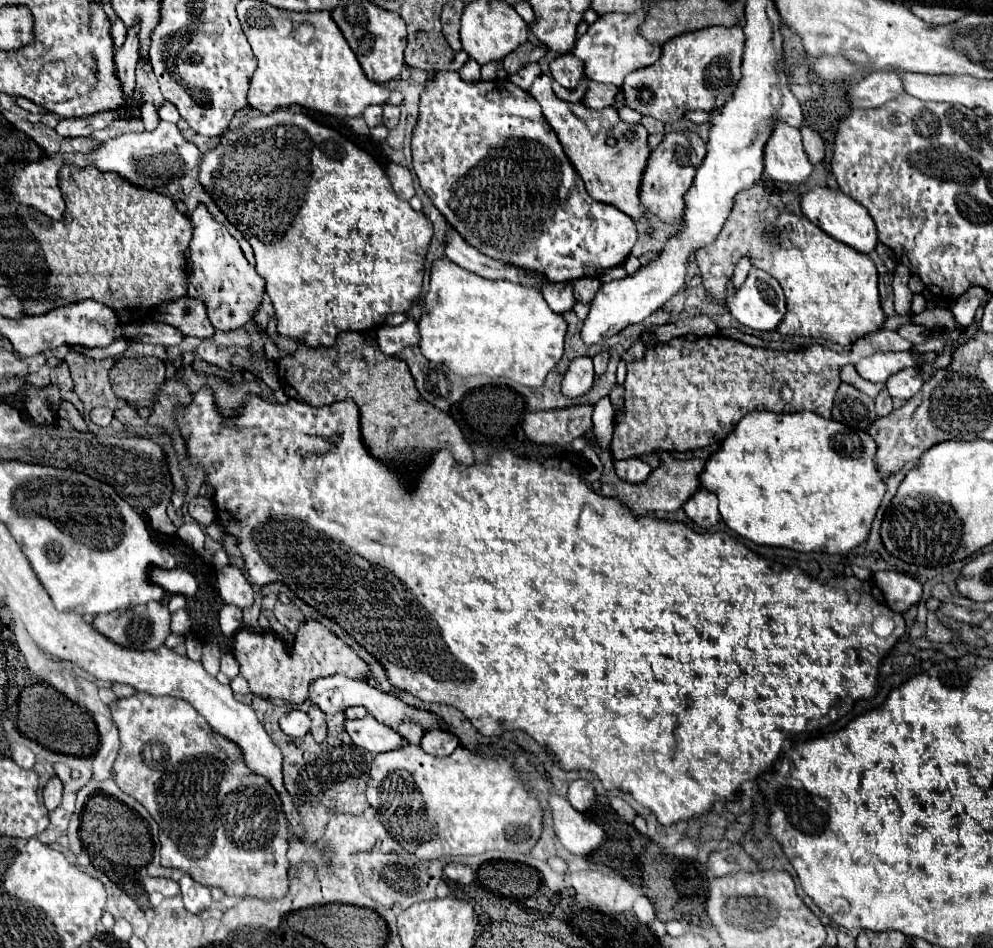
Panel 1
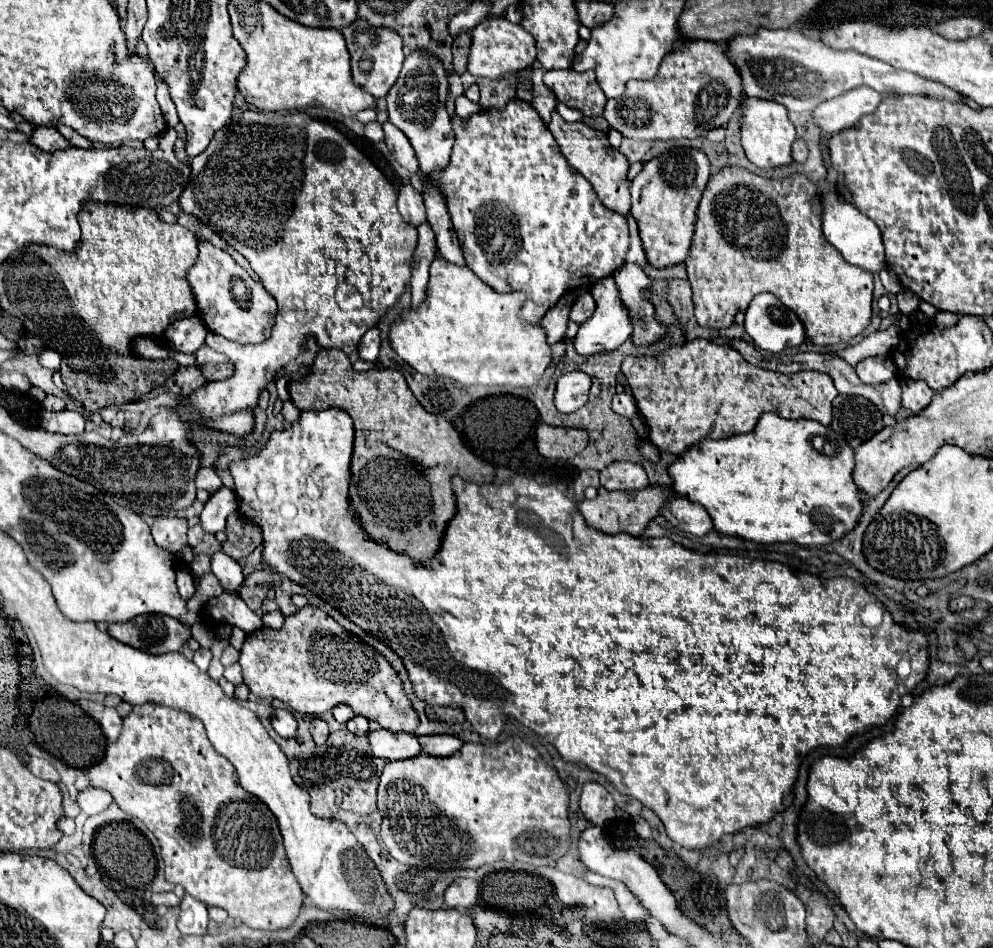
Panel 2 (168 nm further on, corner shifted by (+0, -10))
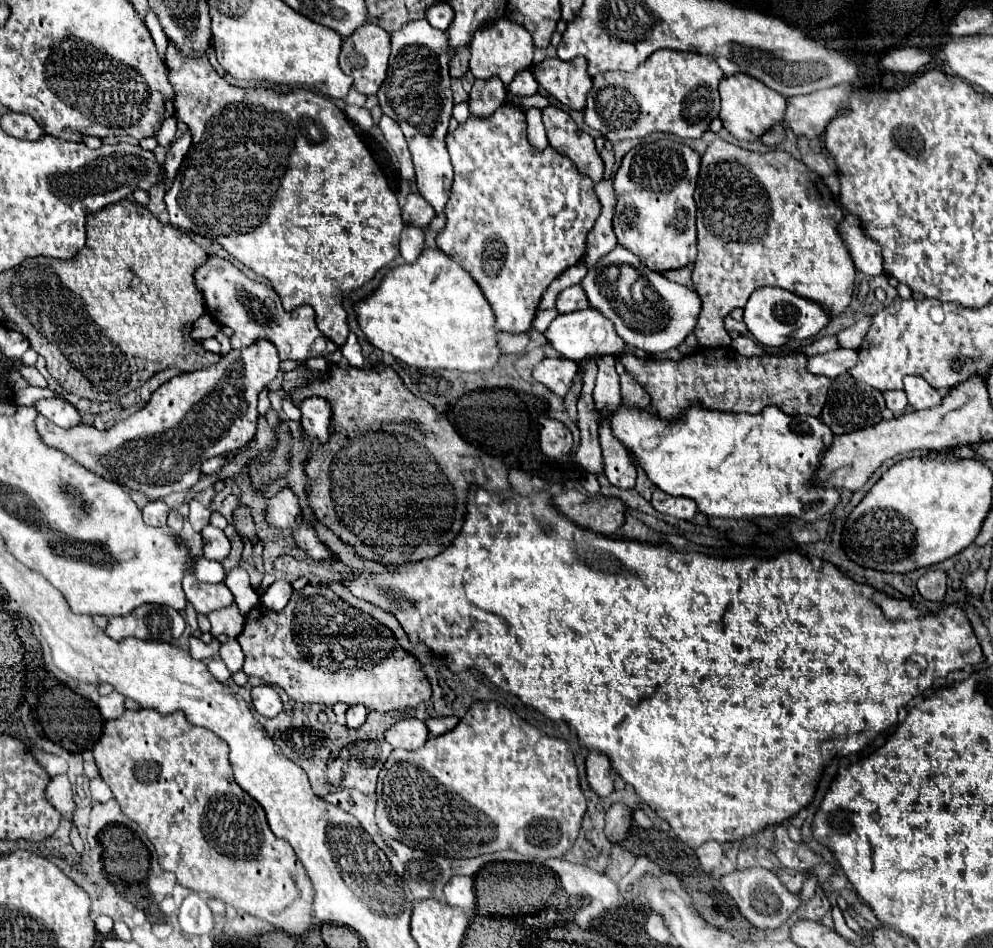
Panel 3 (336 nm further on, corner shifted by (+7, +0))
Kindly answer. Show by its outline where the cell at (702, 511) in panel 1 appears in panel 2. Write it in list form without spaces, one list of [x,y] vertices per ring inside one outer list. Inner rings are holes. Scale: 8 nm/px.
[[[677,496],[675,500],[671,500],[661,514],[677,528],[683,532],[689,532],[693,536],[705,536],[707,532],[713,530],[713,524],[709,520],[709,514],[705,512],[705,508],[701,508],[701,504],[693,504],[691,500],[685,500],[681,496]]]

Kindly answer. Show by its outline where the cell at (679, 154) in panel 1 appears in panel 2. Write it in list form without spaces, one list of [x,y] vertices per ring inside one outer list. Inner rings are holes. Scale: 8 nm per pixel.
[[[673,148],[653,160],[631,182],[631,216],[639,224],[639,234],[647,260],[655,268],[685,262],[691,246],[695,210],[709,180],[709,160],[697,148]]]

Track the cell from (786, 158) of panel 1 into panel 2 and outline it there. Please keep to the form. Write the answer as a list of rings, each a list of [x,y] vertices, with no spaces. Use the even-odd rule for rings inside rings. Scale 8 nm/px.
[[[751,98],[745,102],[741,128],[743,128],[741,130],[743,150],[755,166],[759,166],[761,170],[771,170],[771,168],[781,168],[781,166],[793,164],[791,146],[795,142],[795,126],[789,122],[785,106],[771,102],[771,100]]]

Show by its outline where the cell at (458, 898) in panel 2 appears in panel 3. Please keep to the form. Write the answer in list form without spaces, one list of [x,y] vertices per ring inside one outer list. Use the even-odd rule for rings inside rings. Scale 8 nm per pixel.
[[[454,876],[446,888],[444,888],[444,898],[446,898],[446,904],[450,906],[456,906],[456,908],[462,908],[462,910],[472,910],[474,906],[474,880],[468,878],[468,876]]]

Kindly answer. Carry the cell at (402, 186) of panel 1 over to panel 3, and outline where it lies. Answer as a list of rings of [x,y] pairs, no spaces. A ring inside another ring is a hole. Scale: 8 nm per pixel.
[[[408,194],[406,206],[402,210],[402,218],[406,224],[418,226],[418,228],[428,228],[432,218],[436,216],[434,208],[420,196],[420,194]]]

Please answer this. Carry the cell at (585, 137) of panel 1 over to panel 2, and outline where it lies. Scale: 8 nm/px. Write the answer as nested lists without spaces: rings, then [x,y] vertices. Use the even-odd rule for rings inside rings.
[[[557,110],[551,112],[551,122],[549,122],[549,130],[555,136],[557,144],[561,144],[563,156],[567,158],[567,162],[581,172],[581,176],[585,176],[593,190],[597,192],[597,198],[601,200],[601,204],[605,204],[605,208],[621,214],[621,216],[629,216],[629,160],[613,146],[607,146],[607,134],[601,130],[595,130],[583,122],[565,122]]]

